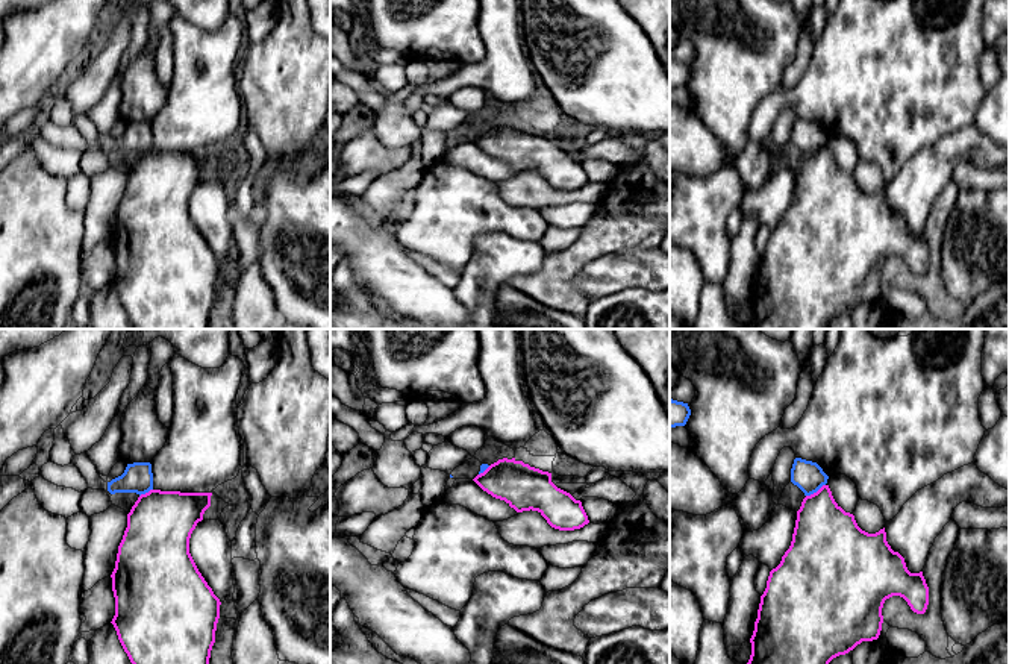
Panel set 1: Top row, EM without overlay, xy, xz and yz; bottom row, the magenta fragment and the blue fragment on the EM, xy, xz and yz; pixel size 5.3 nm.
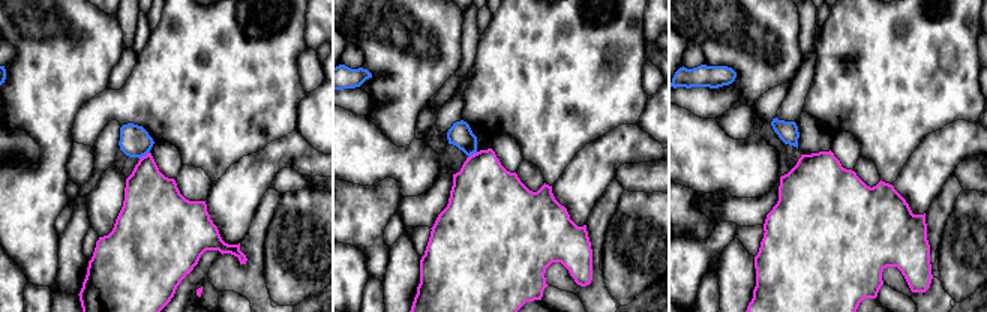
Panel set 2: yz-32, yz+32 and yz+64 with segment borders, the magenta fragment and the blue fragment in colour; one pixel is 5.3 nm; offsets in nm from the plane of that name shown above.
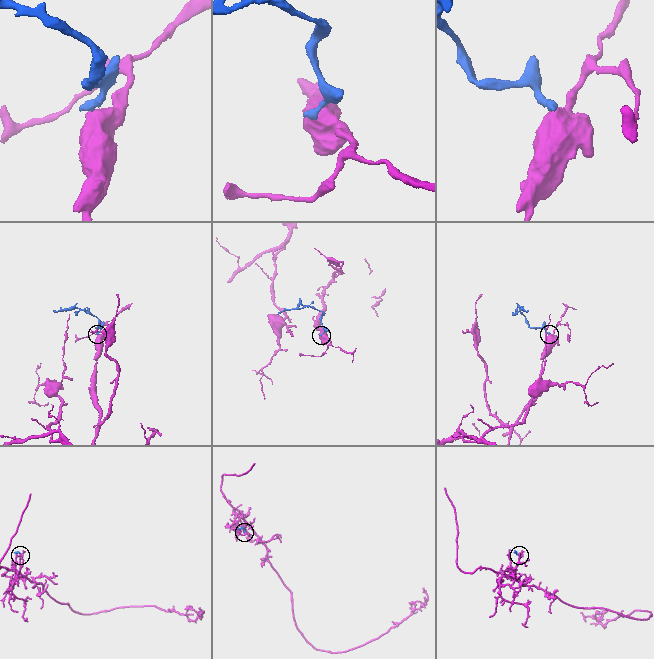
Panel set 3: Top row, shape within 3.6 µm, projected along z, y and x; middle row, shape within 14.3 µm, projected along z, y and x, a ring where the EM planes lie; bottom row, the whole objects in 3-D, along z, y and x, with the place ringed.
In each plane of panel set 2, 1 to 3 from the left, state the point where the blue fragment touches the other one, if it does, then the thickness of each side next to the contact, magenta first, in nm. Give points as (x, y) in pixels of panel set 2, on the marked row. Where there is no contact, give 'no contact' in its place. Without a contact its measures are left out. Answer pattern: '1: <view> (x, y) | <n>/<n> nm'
1: yz-32 (146, 155) | 300/160 nm
2: yz+32 (474, 153) | 380/130 nm
3: no contact

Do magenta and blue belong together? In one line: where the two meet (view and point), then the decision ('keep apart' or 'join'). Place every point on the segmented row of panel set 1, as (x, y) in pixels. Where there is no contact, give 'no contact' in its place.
meets magenta in yz at (817, 491); keep apart

